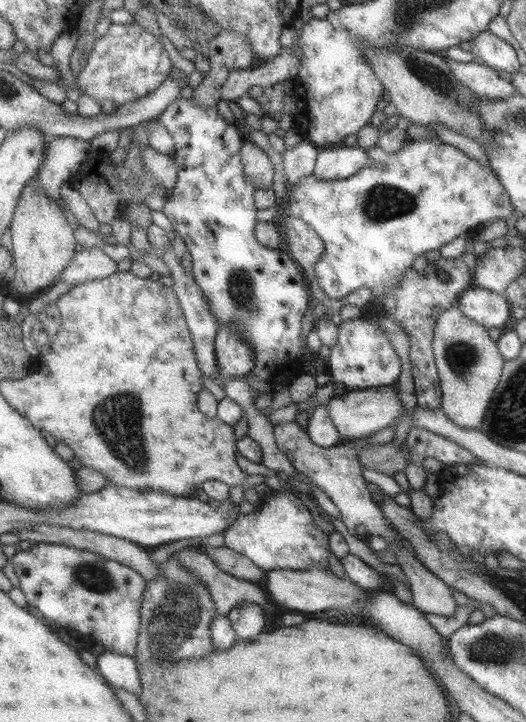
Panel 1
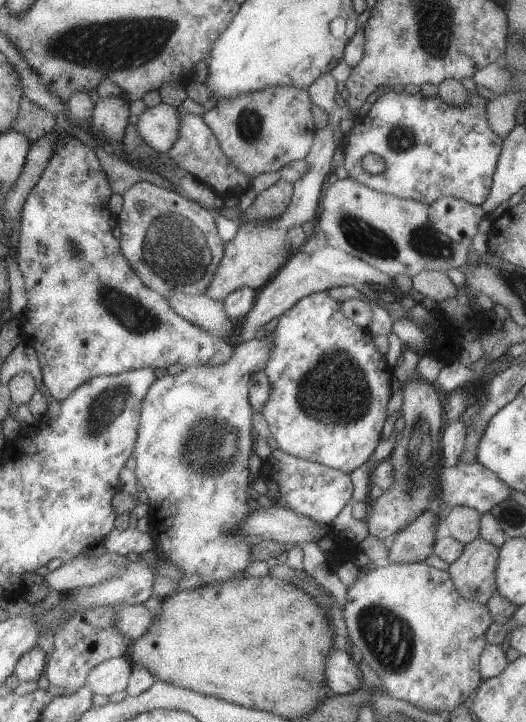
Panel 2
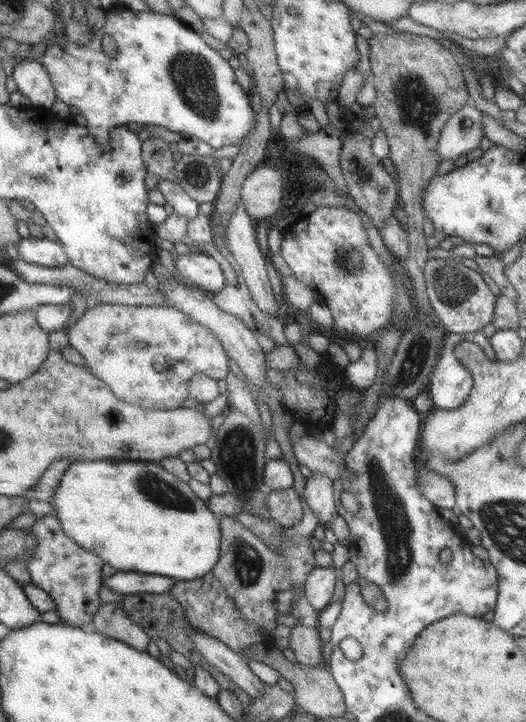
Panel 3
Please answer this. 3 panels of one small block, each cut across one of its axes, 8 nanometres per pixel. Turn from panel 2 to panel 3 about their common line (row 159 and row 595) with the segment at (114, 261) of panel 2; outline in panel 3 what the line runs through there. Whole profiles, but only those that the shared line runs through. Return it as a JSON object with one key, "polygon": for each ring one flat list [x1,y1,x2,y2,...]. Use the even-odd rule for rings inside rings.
{"polygon":[[49,514,35,517,32,526,25,529,25,533,35,537,35,550,24,563,29,571,29,582,53,599,55,612,61,622,71,627,91,622,93,613,101,605,98,592,102,586,101,567,105,566,104,562,91,551,83,550,75,541,71,541,63,533,59,519]]}

